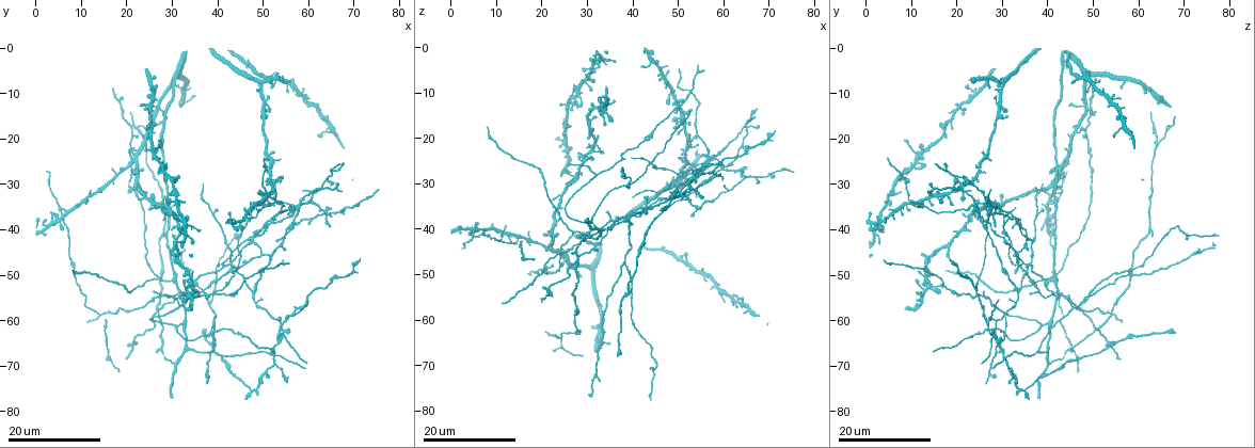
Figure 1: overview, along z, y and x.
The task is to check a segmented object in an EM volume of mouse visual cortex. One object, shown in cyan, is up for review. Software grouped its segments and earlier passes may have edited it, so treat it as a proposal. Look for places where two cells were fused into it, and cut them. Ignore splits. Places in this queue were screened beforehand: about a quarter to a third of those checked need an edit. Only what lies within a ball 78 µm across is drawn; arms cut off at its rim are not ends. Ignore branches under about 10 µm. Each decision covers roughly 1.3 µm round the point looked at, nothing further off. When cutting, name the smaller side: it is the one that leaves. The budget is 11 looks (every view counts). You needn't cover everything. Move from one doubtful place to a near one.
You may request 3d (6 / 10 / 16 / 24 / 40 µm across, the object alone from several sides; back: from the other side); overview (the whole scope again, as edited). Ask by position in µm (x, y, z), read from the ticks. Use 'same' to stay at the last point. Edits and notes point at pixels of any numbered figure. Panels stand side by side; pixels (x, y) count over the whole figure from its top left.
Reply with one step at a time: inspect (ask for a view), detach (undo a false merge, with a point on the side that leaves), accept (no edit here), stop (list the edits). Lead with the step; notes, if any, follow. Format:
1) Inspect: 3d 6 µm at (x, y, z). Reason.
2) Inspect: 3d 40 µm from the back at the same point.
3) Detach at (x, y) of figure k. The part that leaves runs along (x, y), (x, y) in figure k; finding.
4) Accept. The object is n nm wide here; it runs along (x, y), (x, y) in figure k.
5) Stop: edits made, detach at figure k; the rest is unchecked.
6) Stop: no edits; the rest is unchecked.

Inspect: 3d 16 µm at (24.5, 20.5, 64.5).

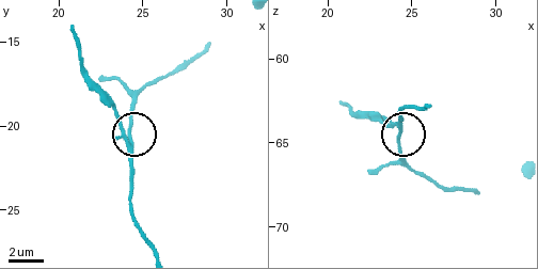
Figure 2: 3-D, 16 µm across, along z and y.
Inspect: 3d 10 µm at (24.1, 21.0, 64.2). Zoom in.

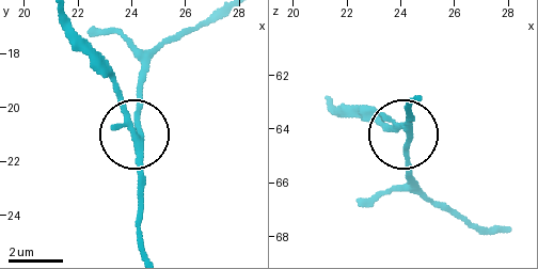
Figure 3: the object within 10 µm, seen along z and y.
Accept. 4 arms meet here; it runs along (145, 251), (137, 223), (137, 141), (119, 85), (97, 60) in figure 3; all the same cell.

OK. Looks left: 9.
Inspect: 3d 24 µm at (38.5, 55.5, 47.5). Three-way junction.

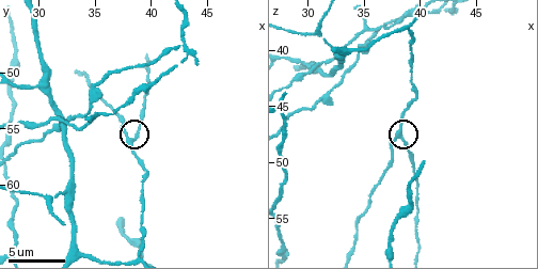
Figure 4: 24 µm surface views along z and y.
Inspect: 3d 6 µm at (38.0, 56.2, 47.6).

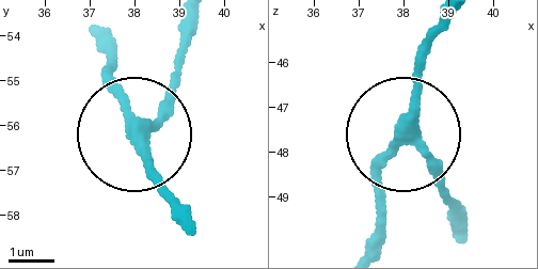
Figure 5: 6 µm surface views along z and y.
Inspect: 3d 6 µm from the back at (38.20, 55.95, 47.75).

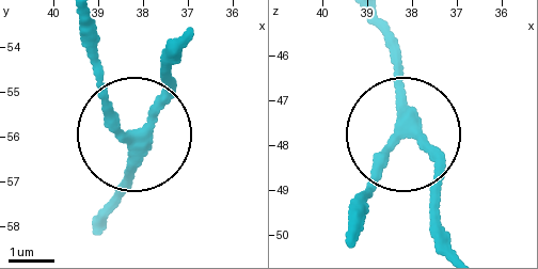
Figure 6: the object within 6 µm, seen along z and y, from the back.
Accept. The side arm is 37 µm long; 3 arms meet here; continuous, no second cell.

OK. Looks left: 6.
Inspect: 3d 16 µm at (32.5, 60.5, 40.0).

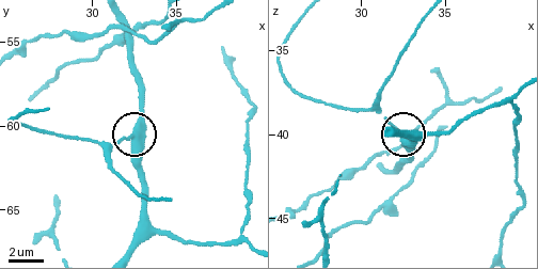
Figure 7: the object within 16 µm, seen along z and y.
Inspect: 3d 6 µm at the same point.

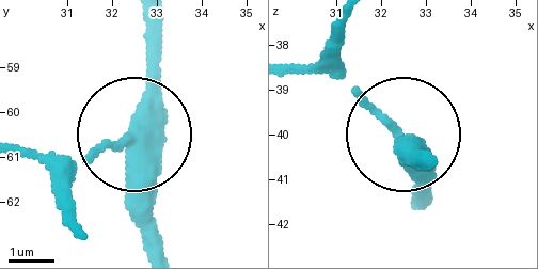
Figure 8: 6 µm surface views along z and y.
Inspect: 3d 6 µm from the back at the same point. From behind.

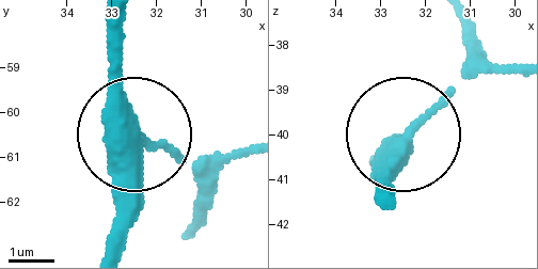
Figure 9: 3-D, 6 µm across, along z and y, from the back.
Accept. It runs along (116, 27), (120, 96), (204, 184) in figure 9; all the same cell.

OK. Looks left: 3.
Inspect: 3d 16 µm at (38.5, 66.5, 38.5). Branch point.

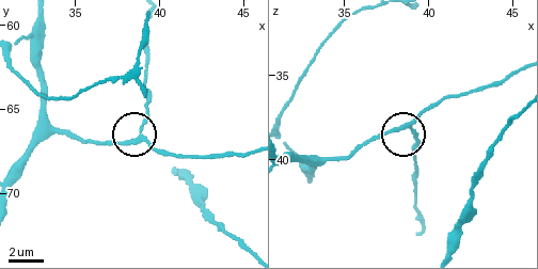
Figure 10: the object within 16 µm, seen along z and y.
Inspect: 3d 10 µm at (39.0, 66.5, 38.0).

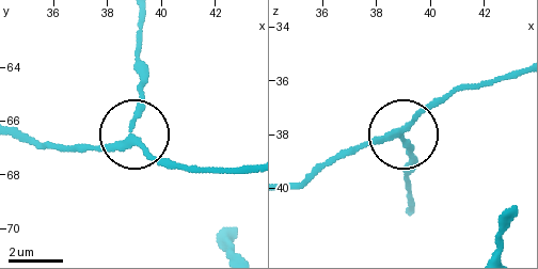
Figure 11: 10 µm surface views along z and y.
Accept. 3 arms meet here; it runs along (287, 186), (397, 136), (451, 92) in figure 11; continuous, no second cell.

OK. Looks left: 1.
Stop: no edits; the rest is unchecked.

